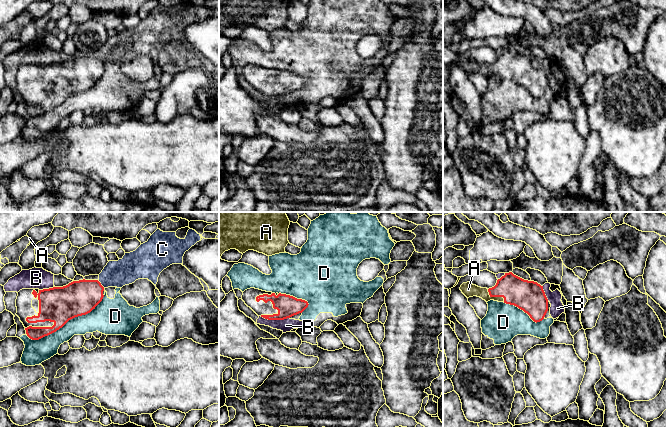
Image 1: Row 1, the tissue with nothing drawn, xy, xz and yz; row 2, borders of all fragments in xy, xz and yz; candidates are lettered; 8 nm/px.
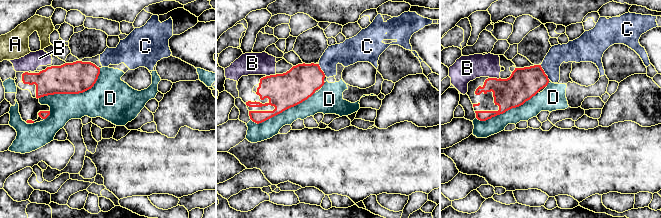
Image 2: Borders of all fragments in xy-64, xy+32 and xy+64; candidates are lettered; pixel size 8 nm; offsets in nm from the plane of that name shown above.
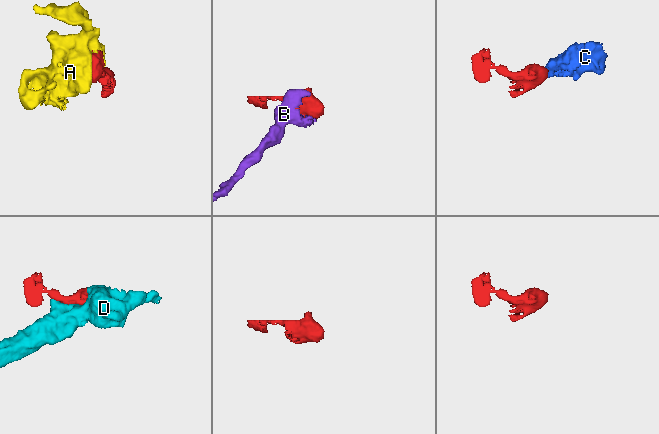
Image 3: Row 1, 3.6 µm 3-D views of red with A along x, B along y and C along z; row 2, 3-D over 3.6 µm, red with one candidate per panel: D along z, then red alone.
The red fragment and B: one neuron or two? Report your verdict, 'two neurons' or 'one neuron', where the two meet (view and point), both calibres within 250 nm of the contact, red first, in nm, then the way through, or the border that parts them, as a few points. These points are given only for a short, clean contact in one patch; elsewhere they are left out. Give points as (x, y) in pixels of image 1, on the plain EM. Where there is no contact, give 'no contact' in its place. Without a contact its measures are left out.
two neurons; meets red in xz at (275, 95); 170 nm thick on the red side, 110 nm on the other

